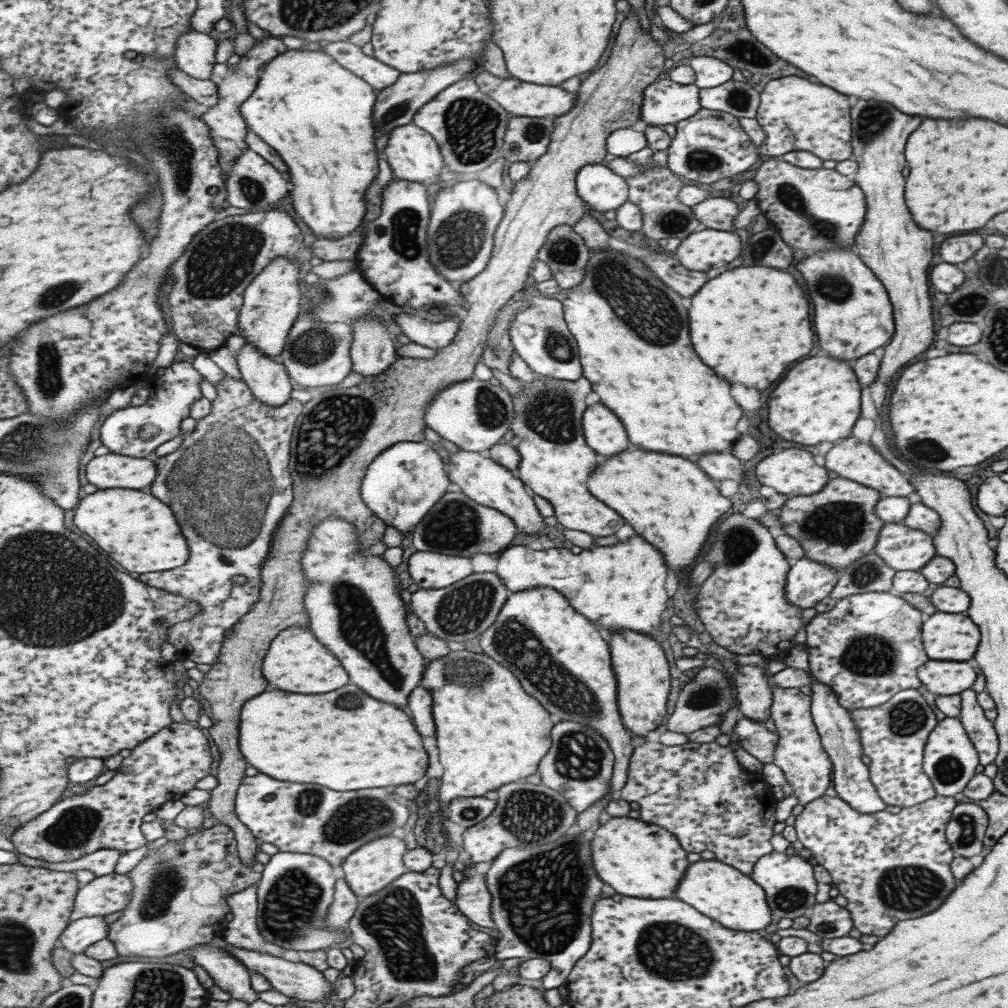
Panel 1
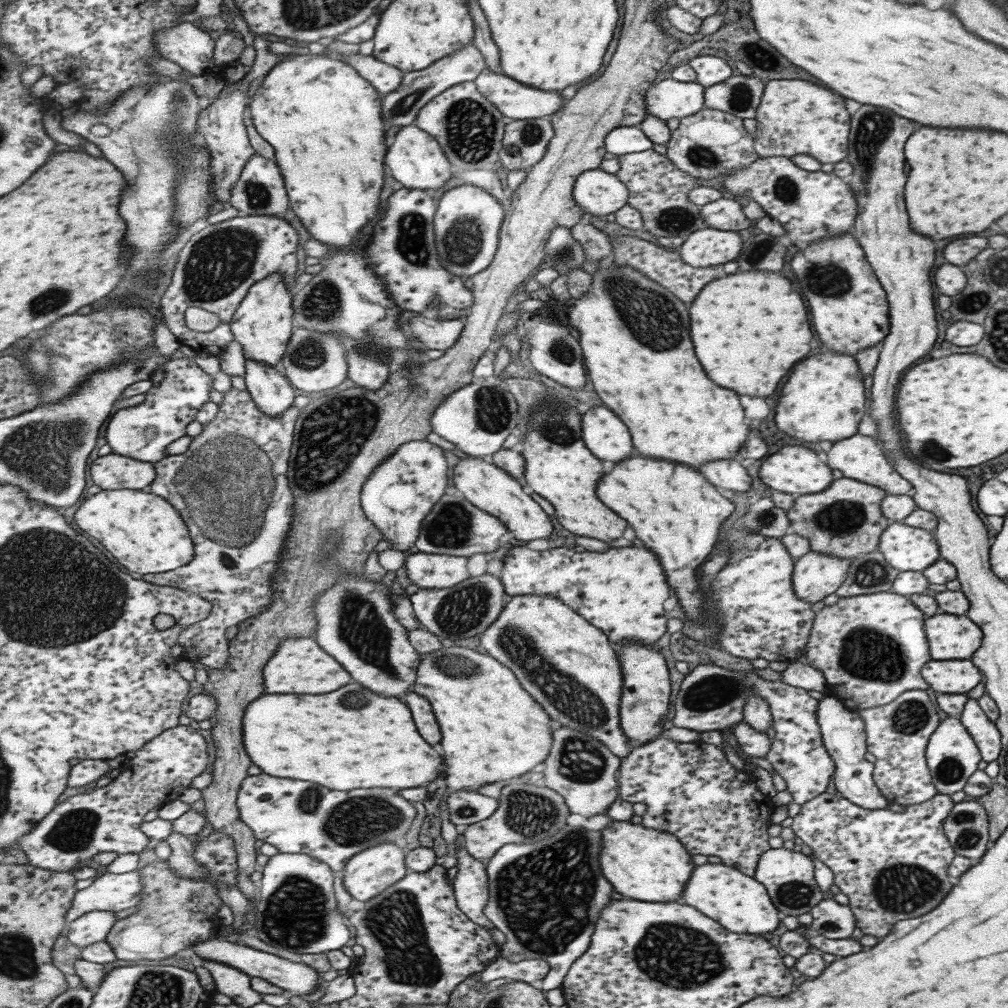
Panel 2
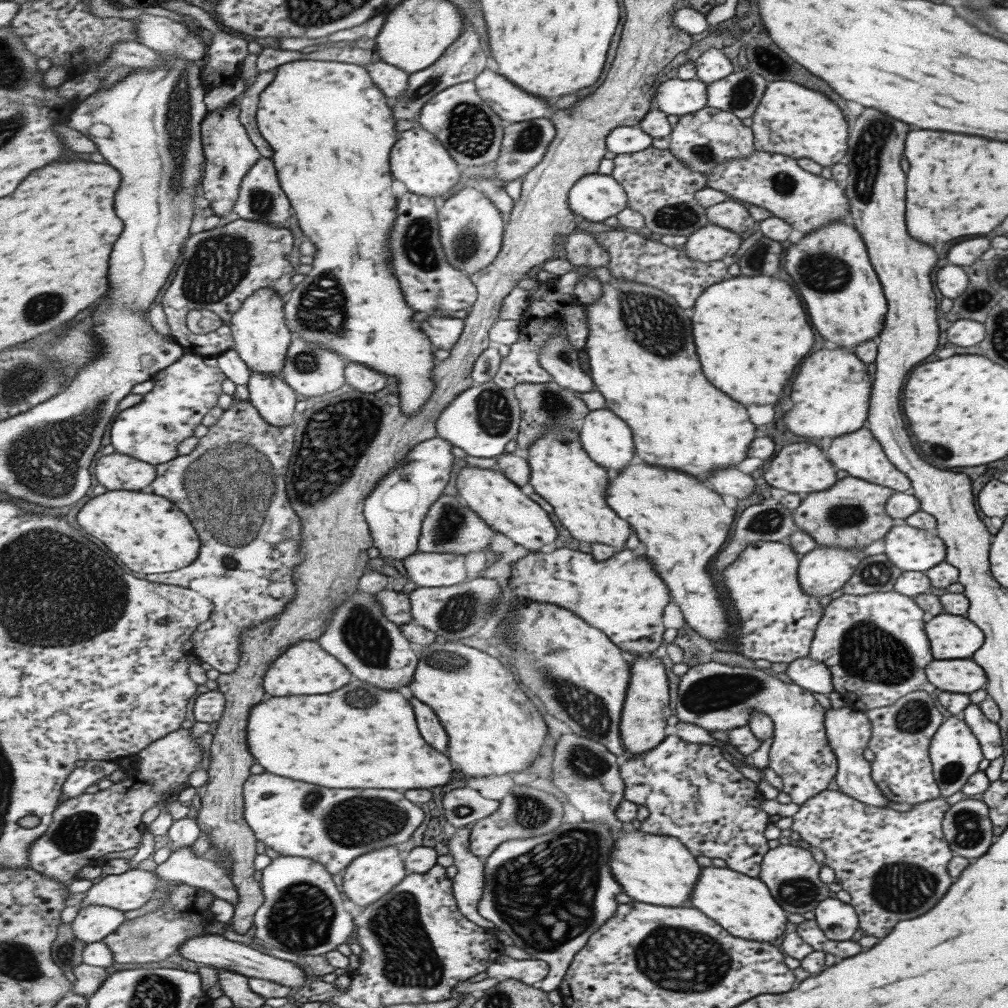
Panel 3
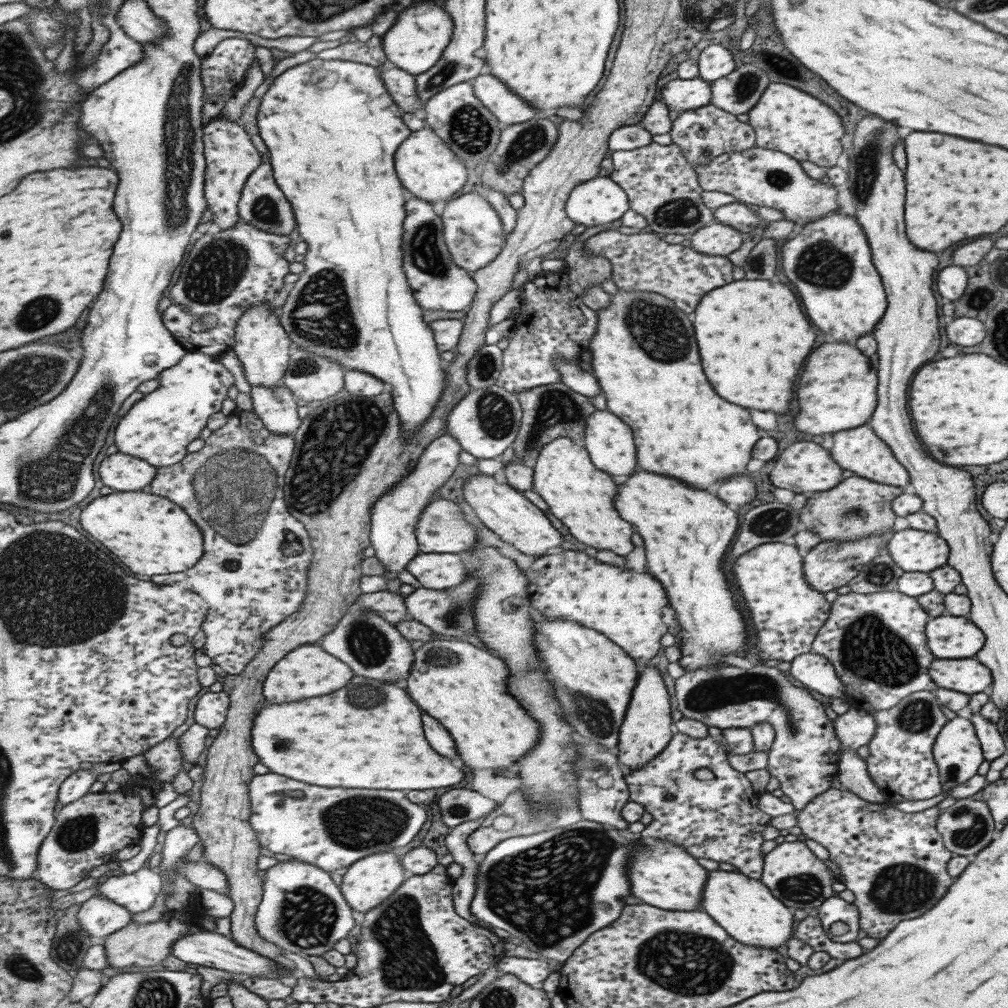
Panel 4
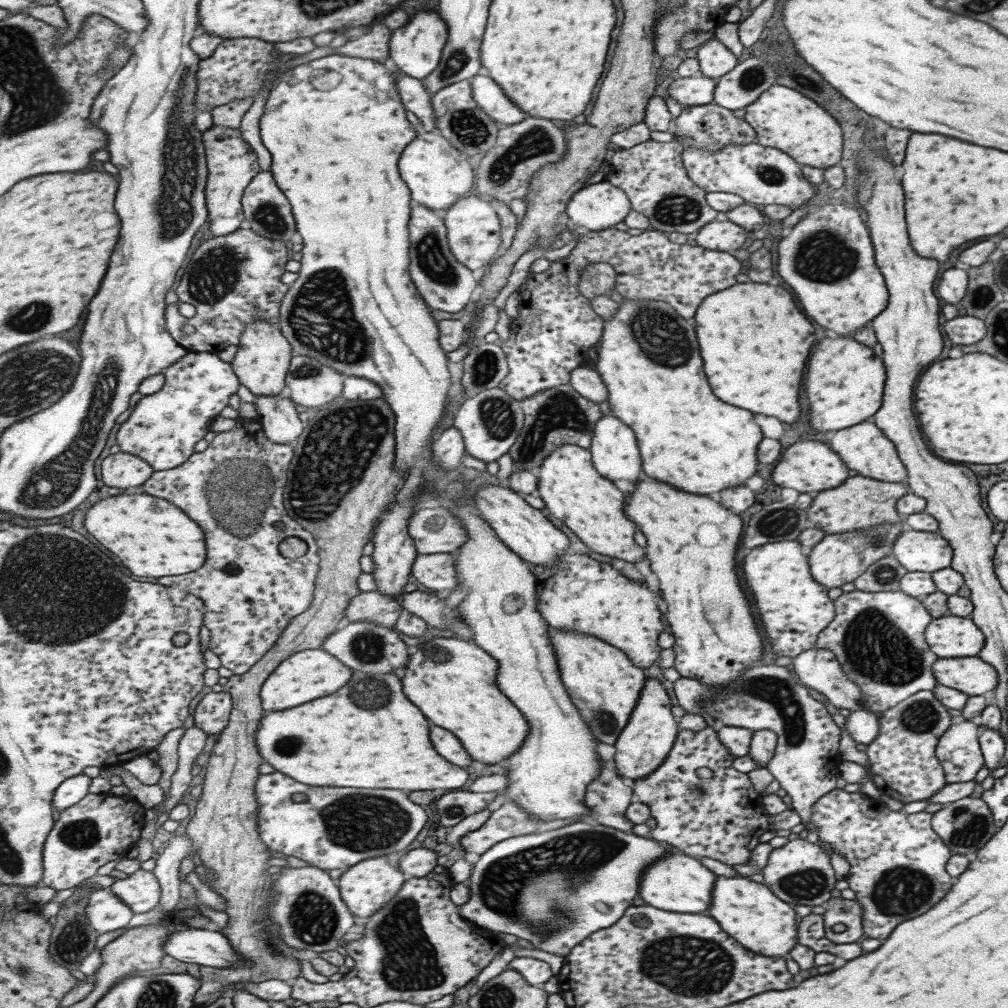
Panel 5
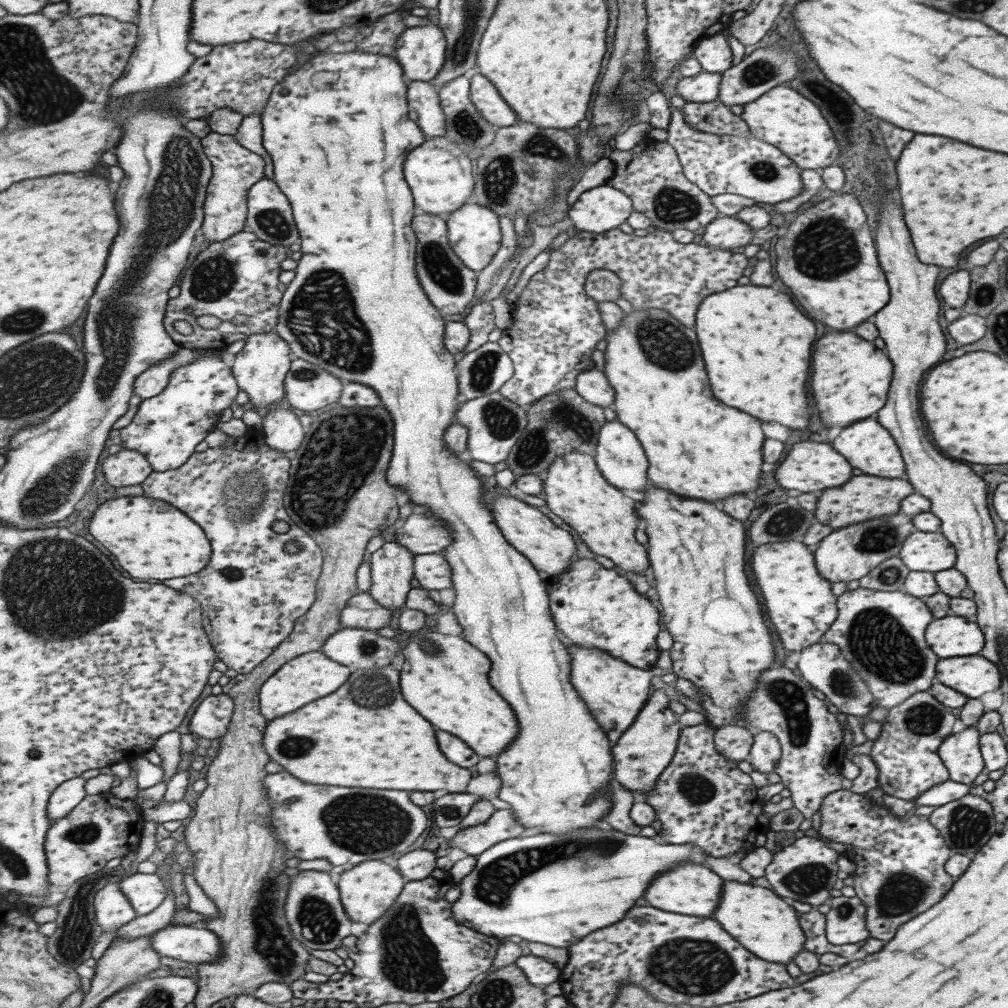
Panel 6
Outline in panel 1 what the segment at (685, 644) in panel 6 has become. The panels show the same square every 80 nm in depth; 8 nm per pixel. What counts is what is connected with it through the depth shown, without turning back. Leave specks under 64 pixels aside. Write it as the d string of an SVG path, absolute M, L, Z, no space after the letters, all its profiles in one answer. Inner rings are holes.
M633 445L616 456L607 457L603 464L597 466L597 470L588 478L588 487L596 499L605 502L605 506L612 507L617 514L623 516L641 538L661 548L659 552L663 554L665 564L673 572L681 572L683 566L689 566L689 562L697 558L707 538L707 530L731 506L728 498L719 495L714 481L693 460L685 460L673 454L646 451Z

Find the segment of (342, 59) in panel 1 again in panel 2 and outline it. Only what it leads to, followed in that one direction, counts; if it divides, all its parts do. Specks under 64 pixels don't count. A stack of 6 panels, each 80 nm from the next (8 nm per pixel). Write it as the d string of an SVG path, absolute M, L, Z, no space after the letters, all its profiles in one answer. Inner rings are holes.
M333 41L327 46L330 52L342 54L346 63L354 66L363 78L376 87L382 94L395 92L401 86L406 73L400 68L381 62L374 54L363 55L359 52L359 43L351 44L342 41Z

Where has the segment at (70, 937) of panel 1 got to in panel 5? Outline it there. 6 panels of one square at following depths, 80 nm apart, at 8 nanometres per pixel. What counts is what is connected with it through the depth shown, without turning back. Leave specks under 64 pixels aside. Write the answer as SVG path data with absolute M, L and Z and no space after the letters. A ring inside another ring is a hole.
M101 888L91 895L87 913L91 926L97 929L99 934L107 934L107 932L113 932L113 930L119 930L119 928L127 929L131 918L135 916L133 909L127 906L125 901L121 900L114 892L111 892L109 888Z

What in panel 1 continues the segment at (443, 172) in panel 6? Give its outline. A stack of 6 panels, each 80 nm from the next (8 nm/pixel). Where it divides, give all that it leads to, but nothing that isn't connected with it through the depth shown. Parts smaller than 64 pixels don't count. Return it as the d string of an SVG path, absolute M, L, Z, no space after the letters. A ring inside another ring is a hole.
M413 122L405 126L398 126L393 130L384 152L386 162L389 163L390 168L397 175L397 179L433 184L441 182L439 181L439 174L446 170L440 143L430 132L423 130Z

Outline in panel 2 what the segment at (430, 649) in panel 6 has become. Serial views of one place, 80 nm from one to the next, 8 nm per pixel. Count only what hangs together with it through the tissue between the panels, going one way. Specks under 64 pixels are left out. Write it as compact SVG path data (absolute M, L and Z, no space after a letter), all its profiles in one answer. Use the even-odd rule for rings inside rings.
M459 646L443 647L422 655L416 685L412 691L425 695L431 702L443 730L441 746L447 760L447 784L444 793L446 797L440 799L438 809L441 818L440 834L446 843L446 853L456 854L459 838L455 825L450 820L447 804L449 796L460 790L479 791L481 786L491 782L509 782L511 778L519 778L545 762L551 752L554 742L554 736L551 736L551 718L543 710L543 706L529 692L525 692L513 672L515 671L493 658L493 655Z

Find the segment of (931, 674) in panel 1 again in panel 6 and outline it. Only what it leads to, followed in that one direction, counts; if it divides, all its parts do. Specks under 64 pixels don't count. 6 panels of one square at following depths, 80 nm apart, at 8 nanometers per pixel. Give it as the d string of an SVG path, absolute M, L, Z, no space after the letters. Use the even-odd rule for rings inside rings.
M980 654L938 659L934 678L967 699L997 690L1001 682L997 667Z

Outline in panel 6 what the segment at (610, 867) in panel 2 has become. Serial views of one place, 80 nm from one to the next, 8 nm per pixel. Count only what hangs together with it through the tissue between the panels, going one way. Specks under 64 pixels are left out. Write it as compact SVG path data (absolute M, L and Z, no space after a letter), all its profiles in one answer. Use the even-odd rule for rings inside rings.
M689 861L656 874L656 877L649 881L649 890L645 890L645 900L649 902L649 906L657 906L659 910L707 918L713 914L713 908L717 906L723 881L710 869Z

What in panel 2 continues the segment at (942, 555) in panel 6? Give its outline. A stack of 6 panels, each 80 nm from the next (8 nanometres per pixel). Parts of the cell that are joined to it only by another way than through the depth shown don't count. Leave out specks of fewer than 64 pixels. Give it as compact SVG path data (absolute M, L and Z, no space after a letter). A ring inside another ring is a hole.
M890 522L879 538L877 550L898 572L922 571L940 558L933 533L921 528Z

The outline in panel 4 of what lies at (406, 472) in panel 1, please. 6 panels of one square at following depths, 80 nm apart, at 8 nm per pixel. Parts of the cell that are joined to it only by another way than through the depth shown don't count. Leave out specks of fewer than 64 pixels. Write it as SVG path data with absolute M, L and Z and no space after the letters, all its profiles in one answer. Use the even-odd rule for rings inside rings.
M445 434L431 442L423 451L414 469L393 490L385 493L372 506L372 546L376 558L383 563L387 572L383 577L397 579L401 570L407 570L409 562L420 553L420 542L416 528L420 517L431 504L435 494L453 476L459 466L461 443L450 434Z

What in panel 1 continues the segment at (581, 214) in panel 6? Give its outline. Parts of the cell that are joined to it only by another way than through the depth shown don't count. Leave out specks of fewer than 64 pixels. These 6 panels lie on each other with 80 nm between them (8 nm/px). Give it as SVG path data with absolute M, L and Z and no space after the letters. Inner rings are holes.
M605 162L581 169L576 185L586 204L600 213L619 209L628 198L628 183L622 176L617 176Z

